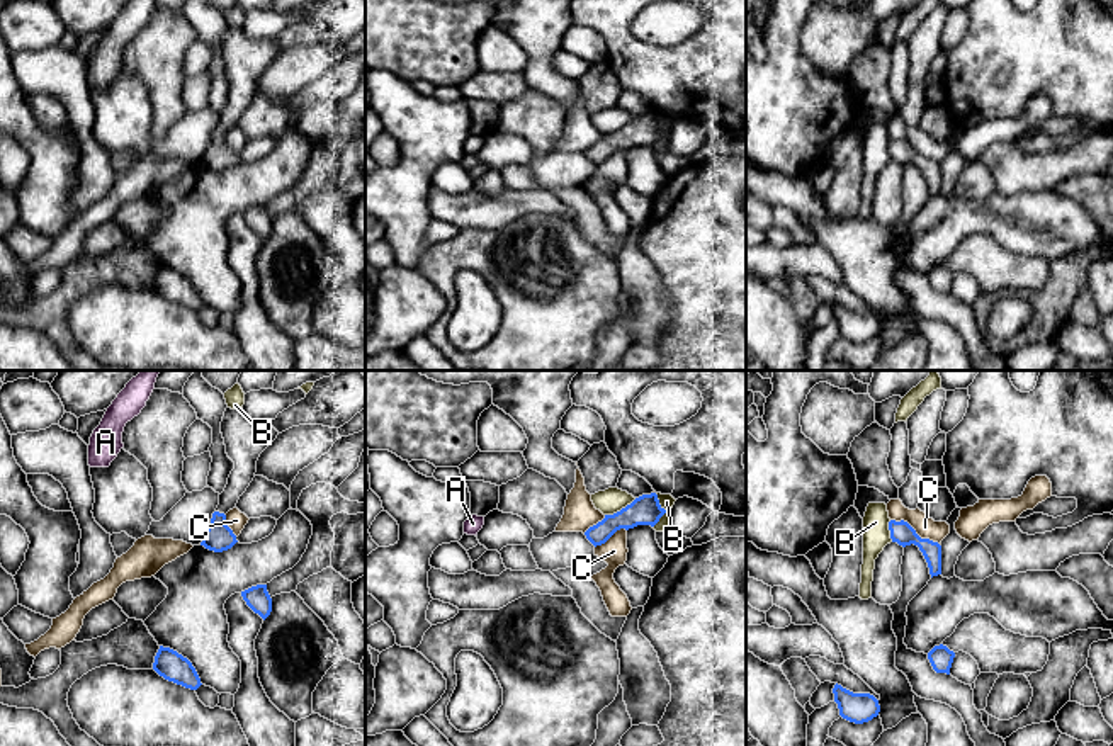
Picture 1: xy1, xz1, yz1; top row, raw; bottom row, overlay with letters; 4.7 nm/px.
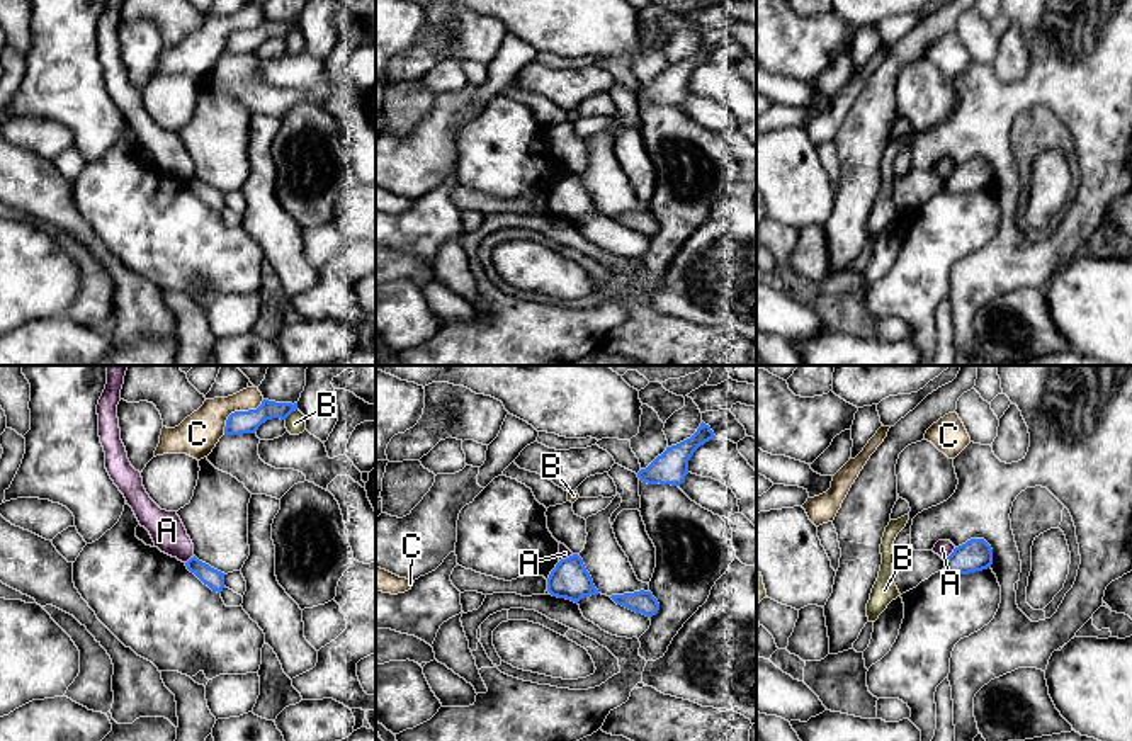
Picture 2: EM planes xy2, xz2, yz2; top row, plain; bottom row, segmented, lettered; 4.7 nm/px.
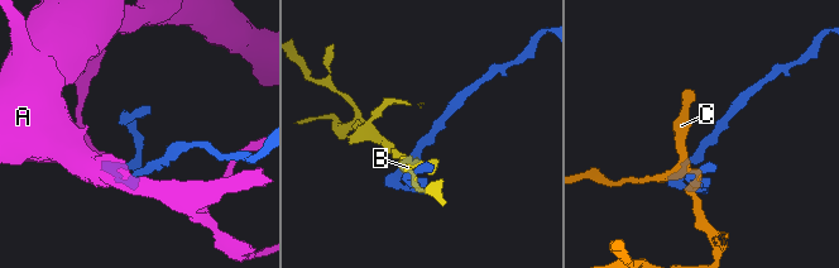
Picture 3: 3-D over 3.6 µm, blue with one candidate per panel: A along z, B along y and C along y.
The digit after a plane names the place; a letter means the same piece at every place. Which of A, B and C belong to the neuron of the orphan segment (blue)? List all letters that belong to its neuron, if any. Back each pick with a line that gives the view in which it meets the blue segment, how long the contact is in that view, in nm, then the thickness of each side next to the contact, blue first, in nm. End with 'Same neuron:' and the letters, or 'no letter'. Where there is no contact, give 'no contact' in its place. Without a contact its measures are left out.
Same neuron: no letter

